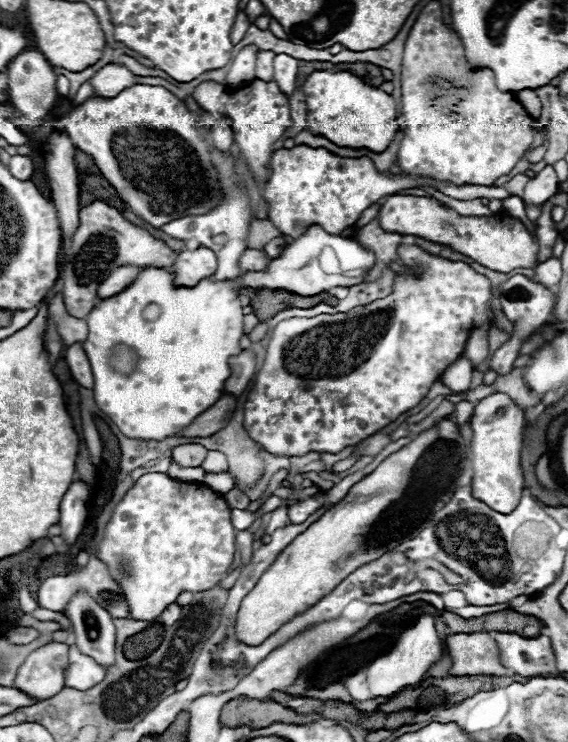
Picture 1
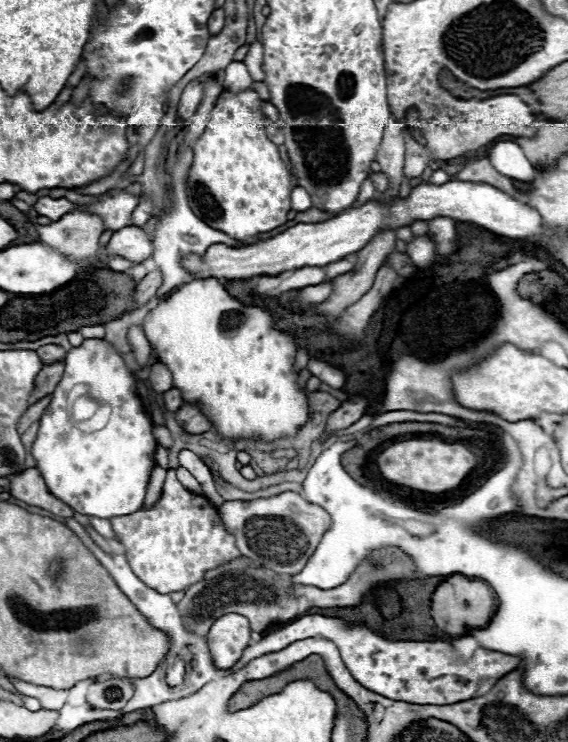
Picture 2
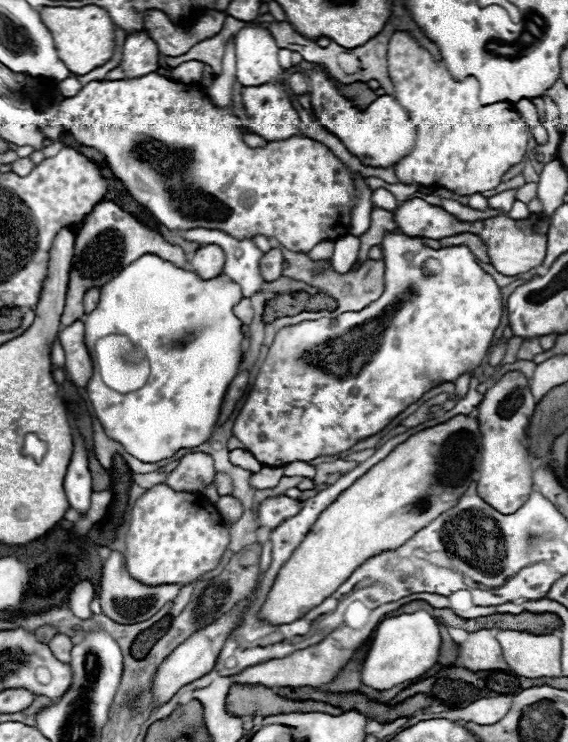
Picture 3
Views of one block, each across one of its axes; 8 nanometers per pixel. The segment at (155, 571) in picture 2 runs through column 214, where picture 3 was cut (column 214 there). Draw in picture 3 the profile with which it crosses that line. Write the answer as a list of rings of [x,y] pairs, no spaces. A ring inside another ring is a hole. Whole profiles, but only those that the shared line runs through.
[[[158,484],[146,490],[132,508],[124,552],[126,568],[132,578],[146,586],[190,584],[220,564],[228,542],[228,528],[202,494],[176,492],[166,484]]]

